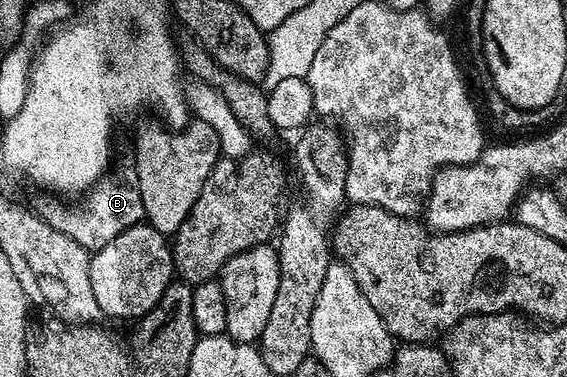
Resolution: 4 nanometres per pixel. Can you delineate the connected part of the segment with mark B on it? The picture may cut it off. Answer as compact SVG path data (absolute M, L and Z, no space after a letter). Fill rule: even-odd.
M126 163L118 170L113 170L114 177L104 175L75 205L53 205L50 201L42 201L36 205L39 217L49 225L56 227L60 235L68 235L68 239L76 239L80 247L91 251L104 247L104 243L112 243L120 231L128 231L128 227L143 224L146 212L144 199L140 199L138 176L133 164ZM83 200L83 201L82 201Z

